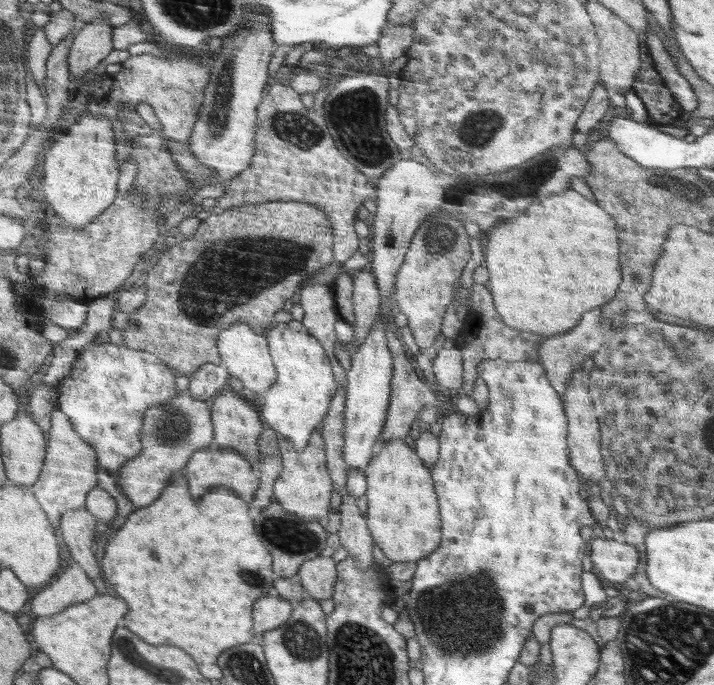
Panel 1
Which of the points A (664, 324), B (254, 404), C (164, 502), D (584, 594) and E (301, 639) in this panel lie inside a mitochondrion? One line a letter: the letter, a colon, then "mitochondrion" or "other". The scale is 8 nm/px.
A: other
B: other
C: other
D: other
E: mitochondrion

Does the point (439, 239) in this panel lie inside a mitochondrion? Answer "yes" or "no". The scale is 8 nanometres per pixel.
yes

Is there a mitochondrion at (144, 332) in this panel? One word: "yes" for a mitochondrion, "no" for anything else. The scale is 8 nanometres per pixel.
no

